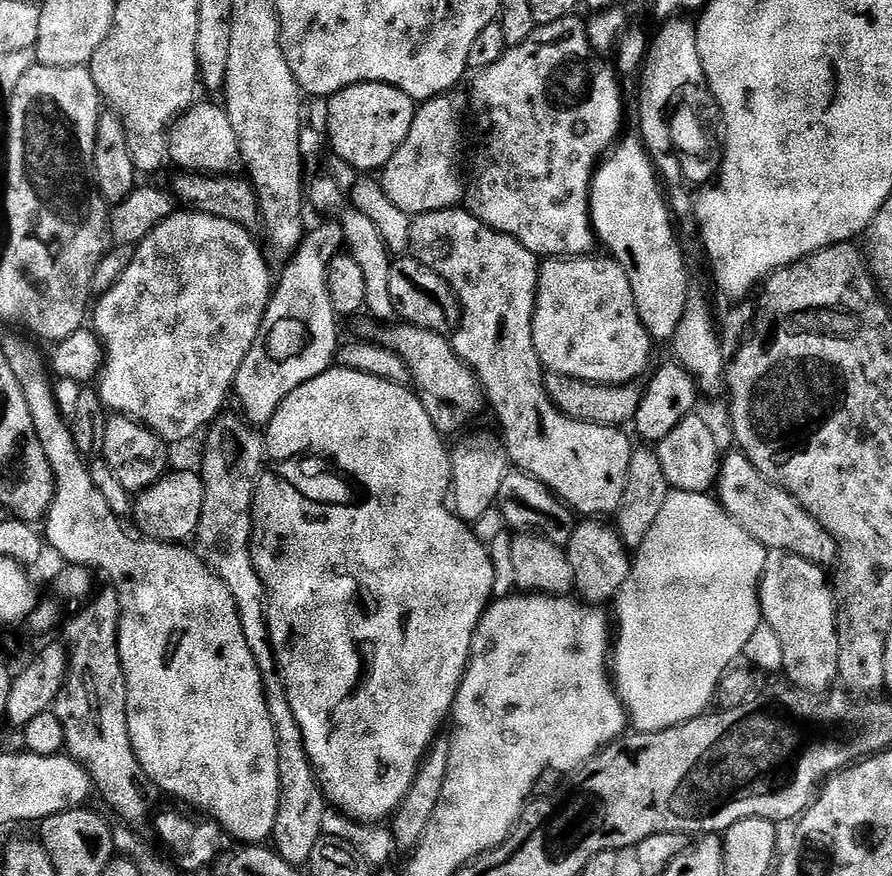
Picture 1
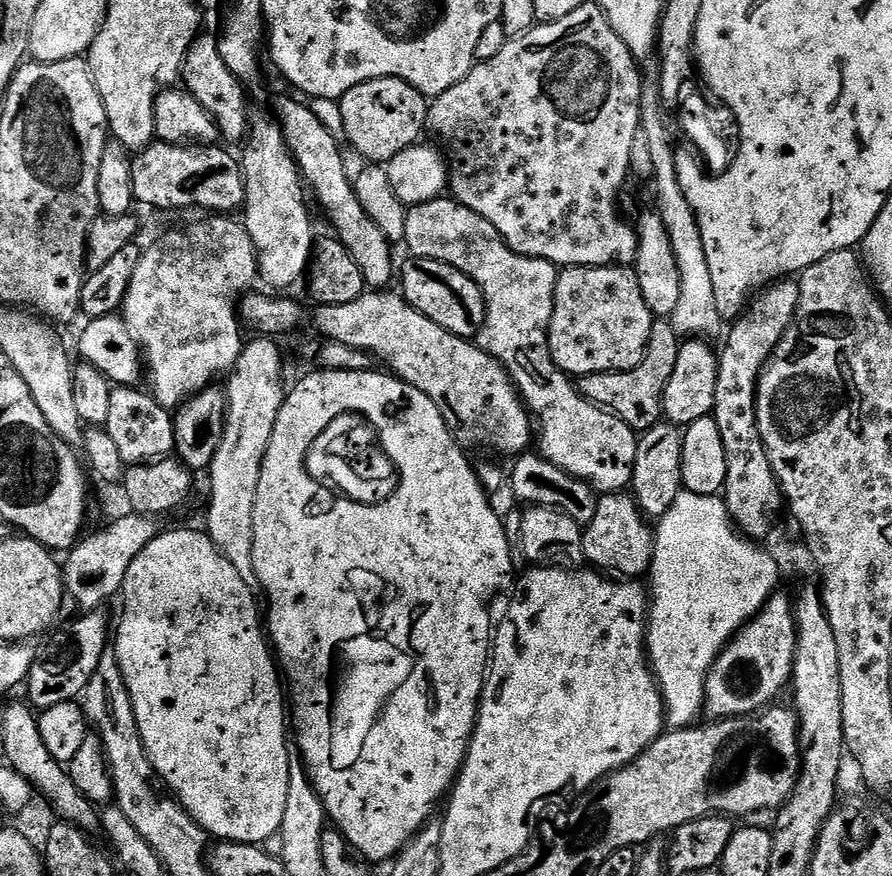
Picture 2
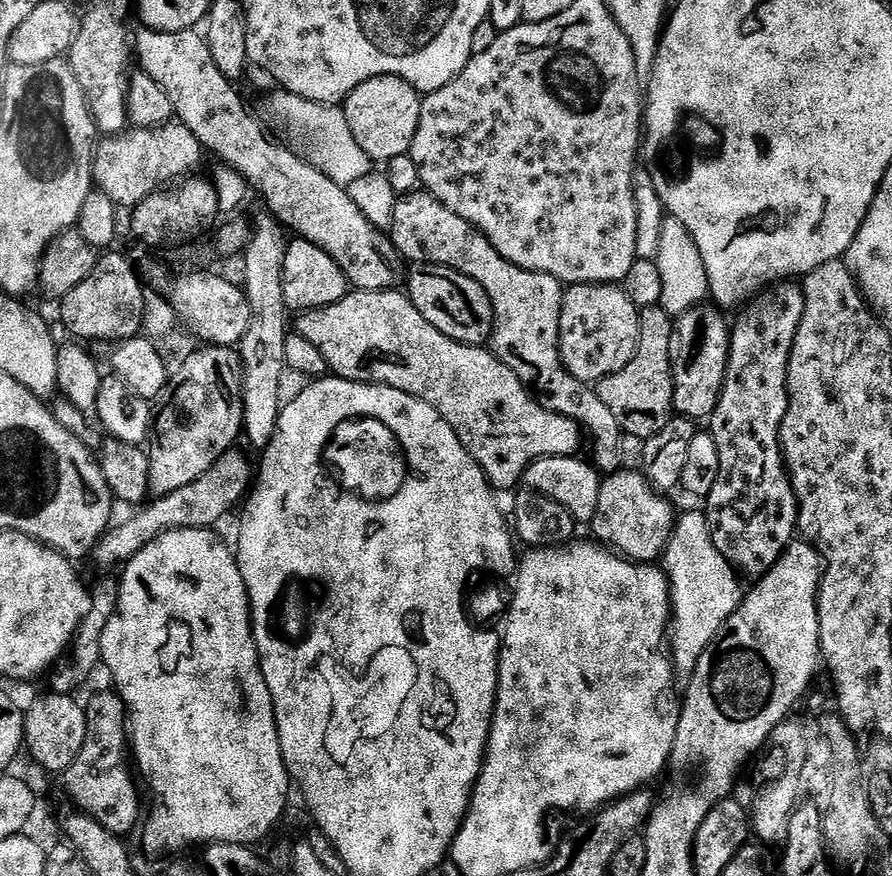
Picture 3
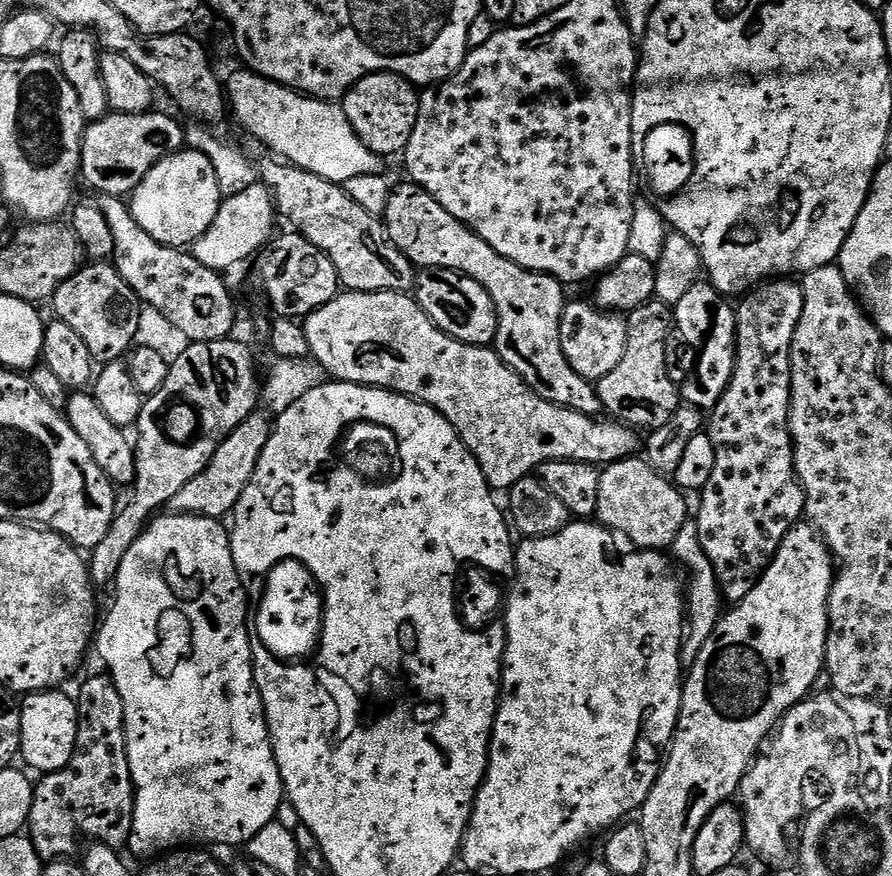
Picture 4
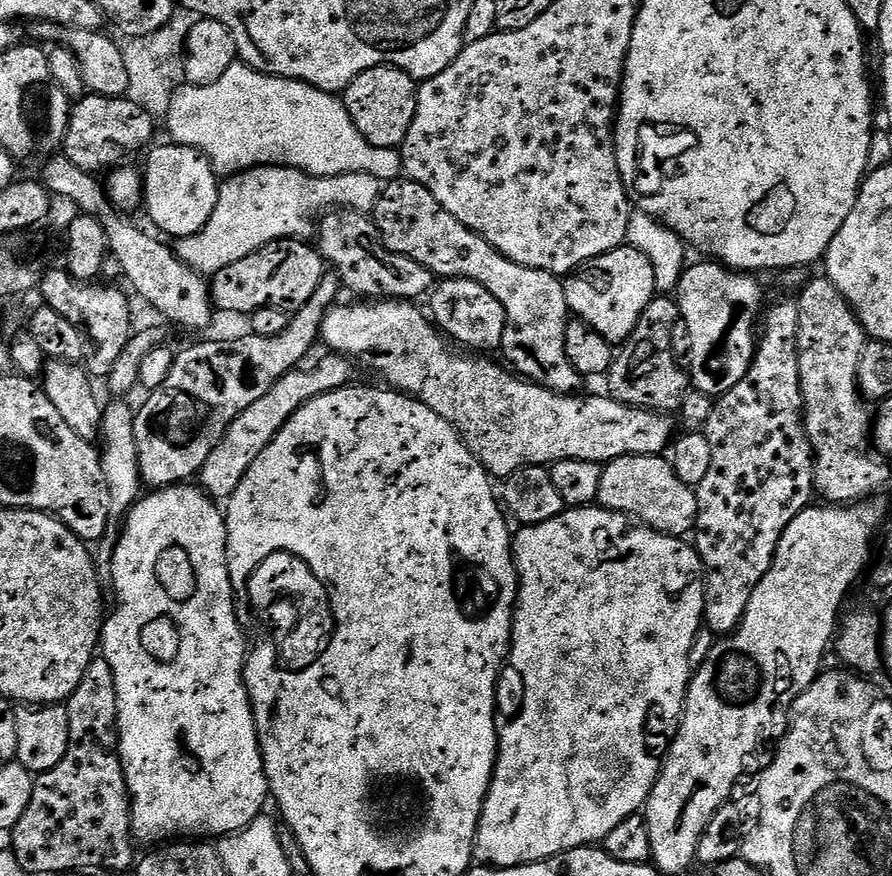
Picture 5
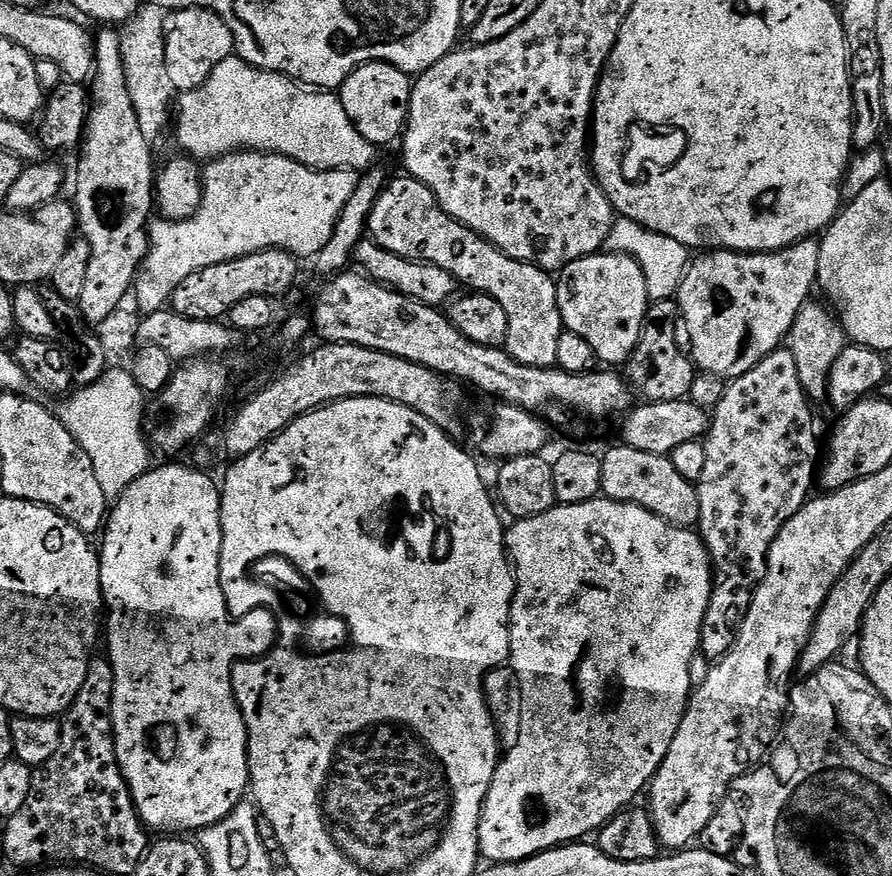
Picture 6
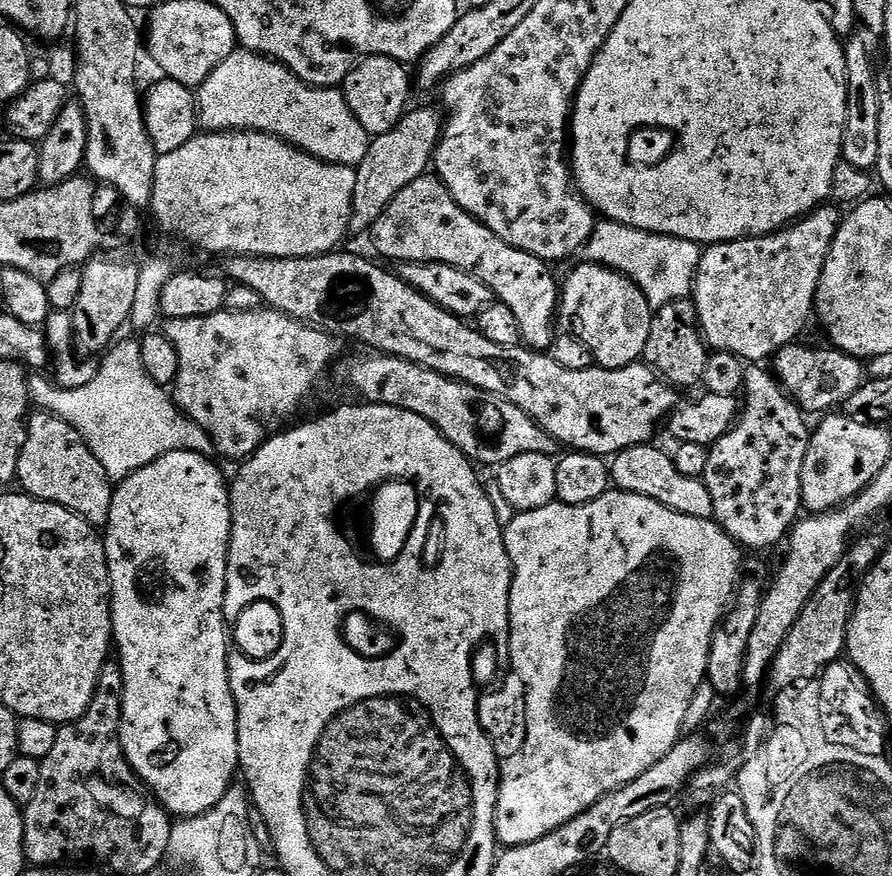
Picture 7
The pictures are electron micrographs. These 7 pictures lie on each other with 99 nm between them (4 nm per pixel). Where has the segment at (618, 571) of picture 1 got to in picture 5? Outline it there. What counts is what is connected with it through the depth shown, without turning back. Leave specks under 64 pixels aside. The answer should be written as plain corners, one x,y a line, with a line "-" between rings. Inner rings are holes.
663,455
623,456
609,460
603,465
603,470
602,482
598,486
599,507
620,512
643,527
653,528
667,536
684,538
695,529
698,502
693,485
682,482
682,478
674,474
671,459

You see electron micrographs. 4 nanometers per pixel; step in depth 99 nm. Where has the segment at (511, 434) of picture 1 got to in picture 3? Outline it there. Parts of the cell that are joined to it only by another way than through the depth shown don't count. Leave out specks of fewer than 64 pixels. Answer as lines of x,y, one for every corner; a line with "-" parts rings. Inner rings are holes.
423,190
409,192
401,195
394,206
394,218
390,229
390,243
397,253
400,252
406,259
417,264
441,264
447,268
453,268
461,272
466,278
478,282
482,286
484,295
488,297
492,305
492,335
490,337
491,351
496,357
524,383
531,396
546,410
562,414
570,418
575,424
592,439
592,456
597,469
601,473
611,474
621,467
620,464
620,440
622,433
614,414
598,398
595,387
589,386
585,381
574,378
560,360
560,297
562,285
550,274
531,272
525,268
514,266
490,246
490,242
476,227
466,218
458,218
454,210
446,210
446,206
439,204
436,199

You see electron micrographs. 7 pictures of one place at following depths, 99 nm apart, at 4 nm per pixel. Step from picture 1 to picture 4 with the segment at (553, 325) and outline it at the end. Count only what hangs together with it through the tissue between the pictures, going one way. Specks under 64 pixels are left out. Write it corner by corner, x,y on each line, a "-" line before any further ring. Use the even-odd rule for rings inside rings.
576,300
565,303
564,313
562,314
562,322
560,323
560,337
562,338
562,354
566,354
566,362
570,362
570,366
574,366
576,373
584,380
595,382
601,380
606,374
610,374
610,370
614,370
614,366
618,366
618,362
622,362
622,354
626,354
626,338
628,337
628,321
623,315
607,311
596,307
595,303
588,302
583,304
582,301

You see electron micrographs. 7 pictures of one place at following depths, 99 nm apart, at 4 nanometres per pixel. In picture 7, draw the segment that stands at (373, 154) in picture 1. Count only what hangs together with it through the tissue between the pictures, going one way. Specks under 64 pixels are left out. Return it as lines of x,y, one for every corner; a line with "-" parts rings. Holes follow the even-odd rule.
365,56
345,78
342,91
346,102
354,118
358,118
368,131
369,137
375,138
394,130
405,112
409,111
408,99
412,96
414,84
410,72
404,68
407,67
401,61
392,60
389,56

